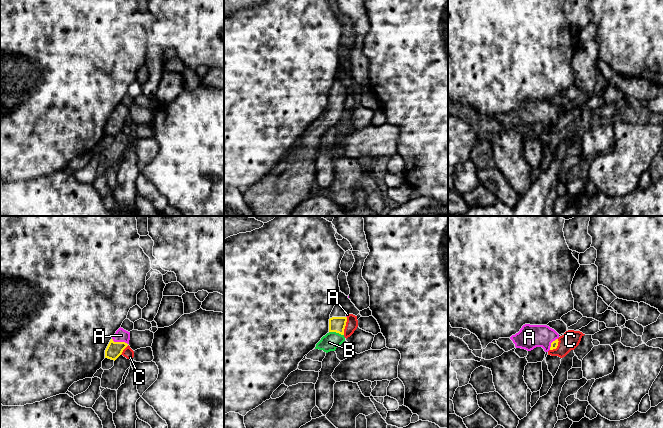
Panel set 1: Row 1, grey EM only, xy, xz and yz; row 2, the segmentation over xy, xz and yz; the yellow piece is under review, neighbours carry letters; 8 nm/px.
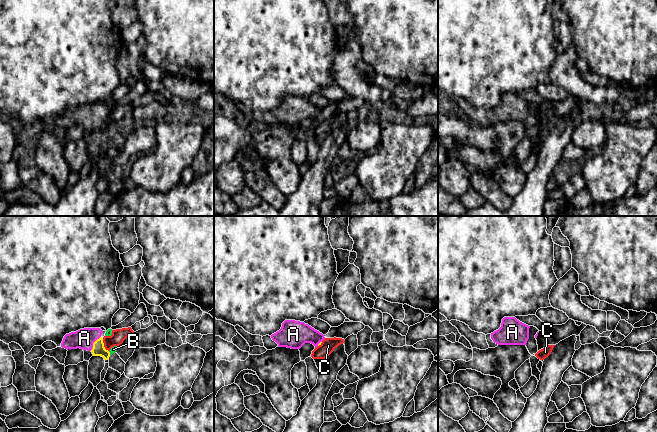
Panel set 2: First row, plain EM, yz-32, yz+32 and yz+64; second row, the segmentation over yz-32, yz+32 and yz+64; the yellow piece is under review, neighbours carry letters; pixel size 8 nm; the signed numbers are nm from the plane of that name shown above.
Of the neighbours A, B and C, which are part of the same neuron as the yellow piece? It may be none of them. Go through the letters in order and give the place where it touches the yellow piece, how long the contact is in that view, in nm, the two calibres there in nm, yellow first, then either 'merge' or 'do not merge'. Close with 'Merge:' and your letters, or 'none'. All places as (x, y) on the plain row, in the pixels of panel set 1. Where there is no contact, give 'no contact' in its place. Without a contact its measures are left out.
A: contact xy (119, 118); length 140 nm; calibres 130 and 110 nm; merge
B: contact xz (336, 108); length 120 nm; calibres 130 and 140 nm; merge
C: contact xz (345, 101); length 150 nm; calibres 130 and 100 nm; do not merge
Merge: A, B

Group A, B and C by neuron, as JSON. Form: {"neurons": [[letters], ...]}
{"neurons": [["A", "B"], ["C"]]}

